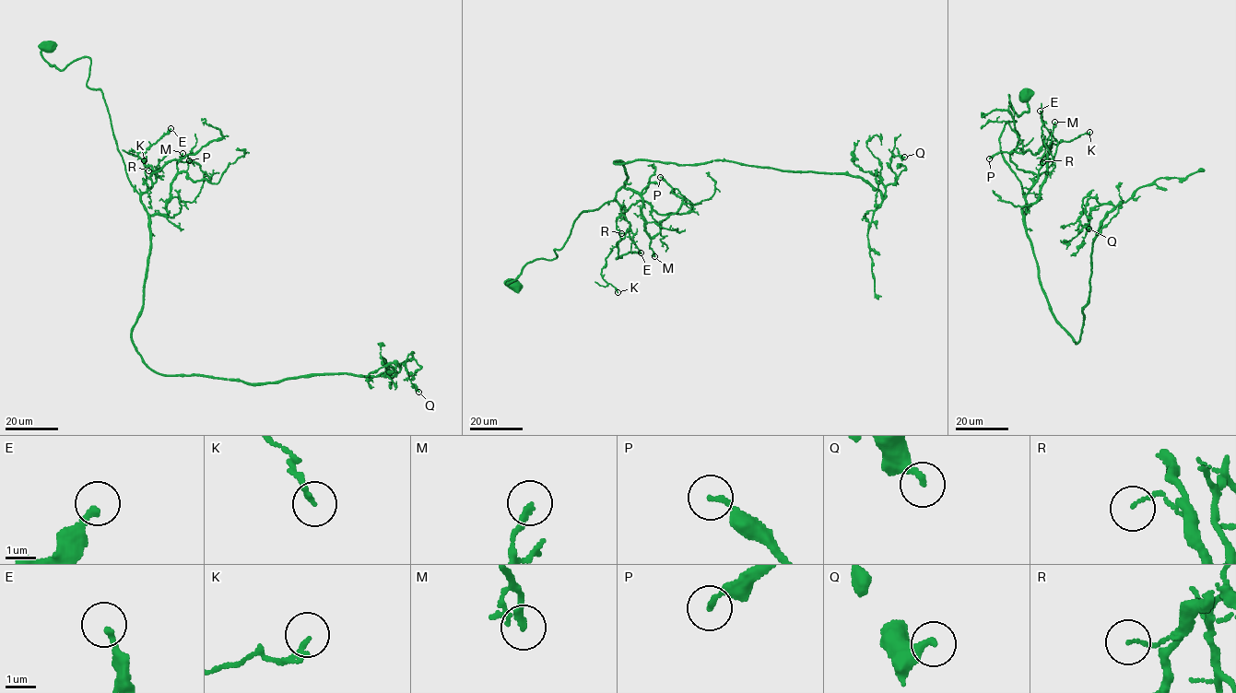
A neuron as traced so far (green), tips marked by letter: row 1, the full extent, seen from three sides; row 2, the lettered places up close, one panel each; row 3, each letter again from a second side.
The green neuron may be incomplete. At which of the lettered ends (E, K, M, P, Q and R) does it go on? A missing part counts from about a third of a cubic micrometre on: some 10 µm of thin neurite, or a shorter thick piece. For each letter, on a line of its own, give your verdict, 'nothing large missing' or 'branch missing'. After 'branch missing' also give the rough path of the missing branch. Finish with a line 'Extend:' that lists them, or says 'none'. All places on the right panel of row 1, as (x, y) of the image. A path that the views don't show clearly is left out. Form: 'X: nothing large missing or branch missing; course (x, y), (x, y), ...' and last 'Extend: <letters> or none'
E: nothing large missing
K: nothing large missing
M: nothing large missing
P: nothing large missing
Q: nothing large missing
R: nothing large missing
Extend: none

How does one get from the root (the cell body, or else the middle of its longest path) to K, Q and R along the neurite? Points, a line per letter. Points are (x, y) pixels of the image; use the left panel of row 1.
K: (48, 46), (60, 70), (90, 59), (87, 85), (139, 193), (156, 176), (128, 152), (144, 160)
Q: (48, 46), (60, 70), (90, 59), (147, 215), (147, 366), (273, 383), (411, 354), (418, 392)
R: (48, 46), (41, 56), (60, 70), (90, 59), (87, 85), (102, 92), (139, 193), (156, 181), (148, 170)

